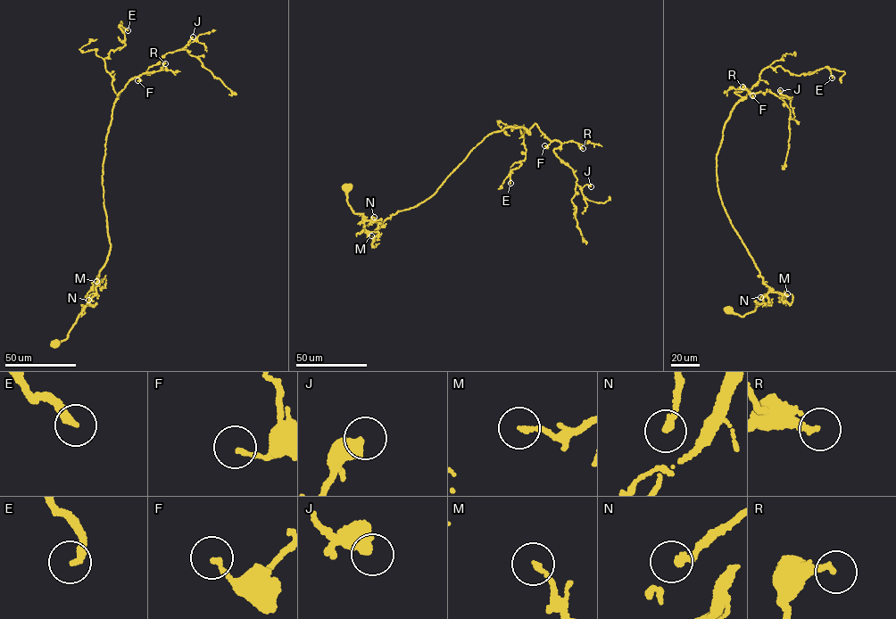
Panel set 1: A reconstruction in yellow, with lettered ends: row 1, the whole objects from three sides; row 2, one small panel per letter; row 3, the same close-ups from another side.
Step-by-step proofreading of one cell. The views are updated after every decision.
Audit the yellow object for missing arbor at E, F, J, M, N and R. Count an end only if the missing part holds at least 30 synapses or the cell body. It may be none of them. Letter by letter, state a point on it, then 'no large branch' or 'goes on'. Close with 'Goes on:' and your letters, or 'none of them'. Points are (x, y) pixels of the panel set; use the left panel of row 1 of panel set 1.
E: at (128, 30); goes on
F: at (137, 80); no large branch
J: at (193, 37); no large branch
M: at (96, 281); no large branch
N: at (88, 300); no large branch
R: at (165, 63); no large branch
Goes on: E

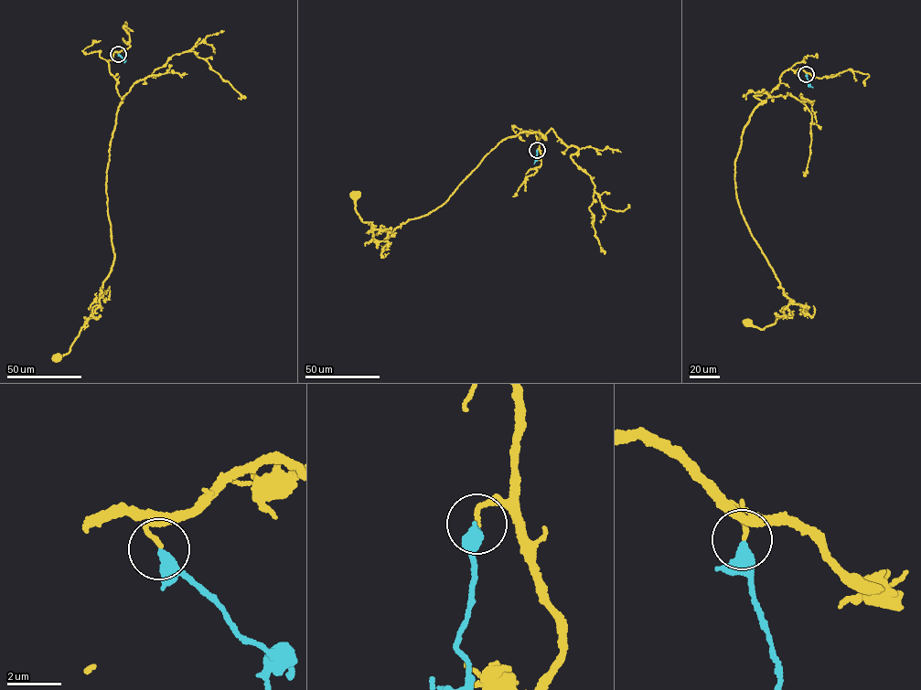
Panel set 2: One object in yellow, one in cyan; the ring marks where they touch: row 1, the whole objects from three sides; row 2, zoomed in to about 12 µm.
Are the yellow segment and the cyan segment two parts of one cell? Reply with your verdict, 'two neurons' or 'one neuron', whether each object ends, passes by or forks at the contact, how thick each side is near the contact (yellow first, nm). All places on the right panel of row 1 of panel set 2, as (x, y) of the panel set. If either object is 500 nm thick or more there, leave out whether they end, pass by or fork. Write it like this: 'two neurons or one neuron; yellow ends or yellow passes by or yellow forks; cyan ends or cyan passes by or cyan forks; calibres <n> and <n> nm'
one neuron; yellow ends; cyan ends; calibres 160 and 420 nm

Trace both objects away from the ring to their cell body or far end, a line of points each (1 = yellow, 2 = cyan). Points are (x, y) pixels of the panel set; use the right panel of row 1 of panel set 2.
1: (806, 74), (799, 68), (782, 73), (750, 116), (734, 164), (741, 213), (791, 302), (764, 329), (747, 322)
2: (806, 74), (808, 84), (813, 88)

